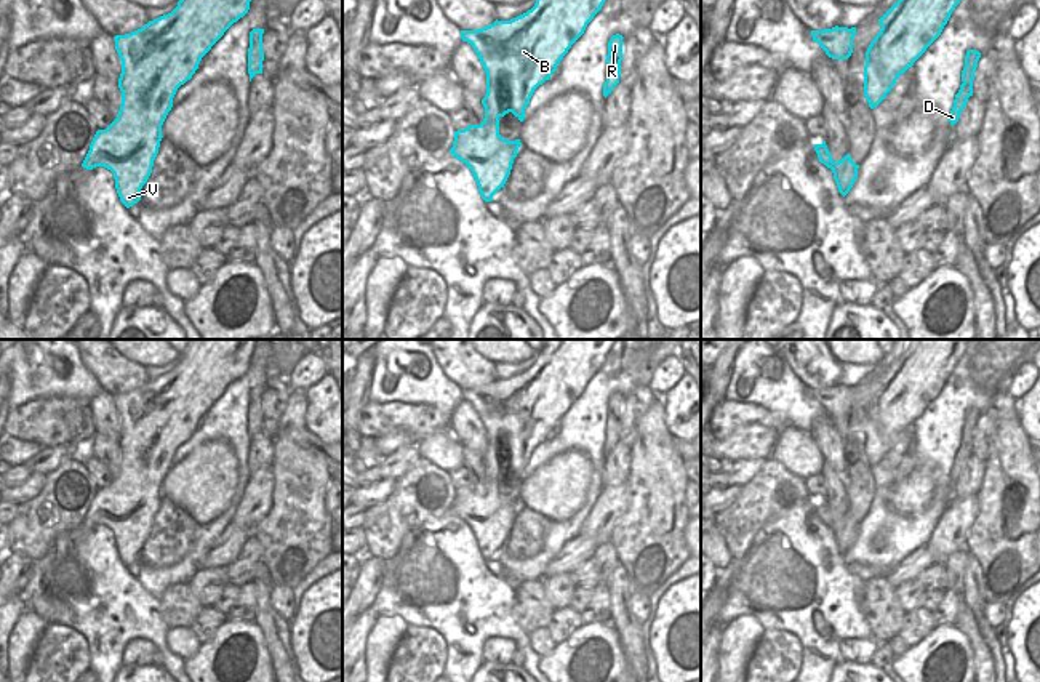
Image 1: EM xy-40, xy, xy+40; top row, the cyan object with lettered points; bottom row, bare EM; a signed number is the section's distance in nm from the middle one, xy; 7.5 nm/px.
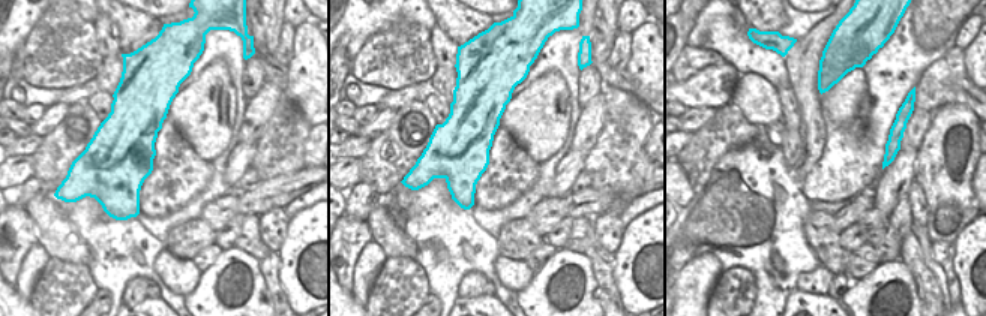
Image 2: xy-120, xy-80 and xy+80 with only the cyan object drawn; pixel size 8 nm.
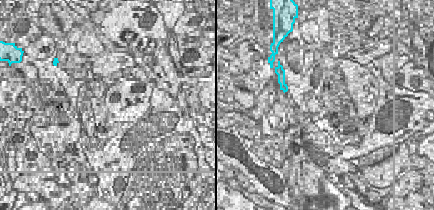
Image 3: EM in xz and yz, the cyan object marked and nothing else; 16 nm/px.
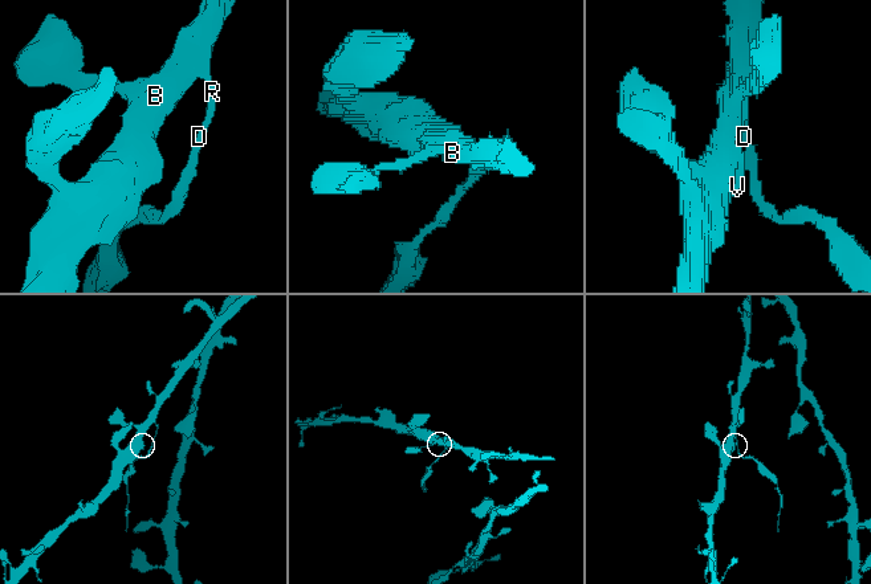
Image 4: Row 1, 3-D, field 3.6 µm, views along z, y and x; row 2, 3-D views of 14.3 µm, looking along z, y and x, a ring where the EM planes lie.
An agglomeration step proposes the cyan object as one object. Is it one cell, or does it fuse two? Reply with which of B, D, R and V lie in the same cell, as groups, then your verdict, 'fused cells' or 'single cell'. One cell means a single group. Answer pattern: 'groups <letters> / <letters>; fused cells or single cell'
groups B R V / D; fused cells

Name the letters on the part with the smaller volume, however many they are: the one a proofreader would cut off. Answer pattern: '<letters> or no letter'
D

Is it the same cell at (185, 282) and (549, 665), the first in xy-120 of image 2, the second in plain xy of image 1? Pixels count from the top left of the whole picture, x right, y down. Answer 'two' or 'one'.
two

